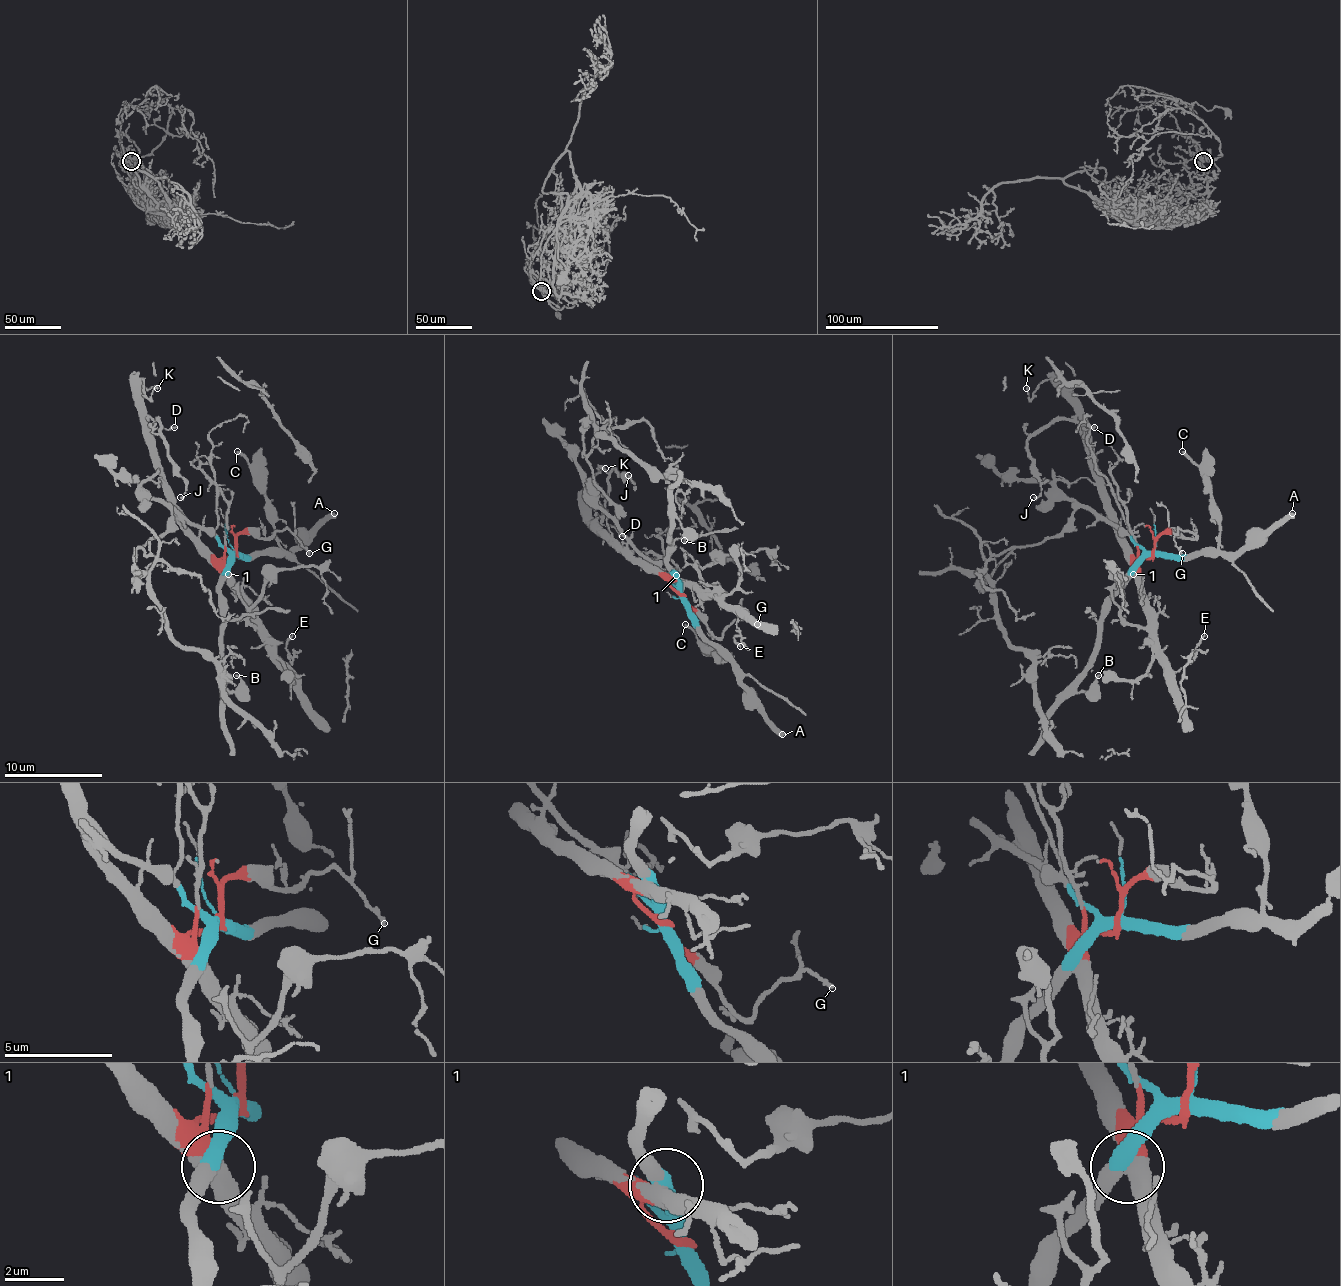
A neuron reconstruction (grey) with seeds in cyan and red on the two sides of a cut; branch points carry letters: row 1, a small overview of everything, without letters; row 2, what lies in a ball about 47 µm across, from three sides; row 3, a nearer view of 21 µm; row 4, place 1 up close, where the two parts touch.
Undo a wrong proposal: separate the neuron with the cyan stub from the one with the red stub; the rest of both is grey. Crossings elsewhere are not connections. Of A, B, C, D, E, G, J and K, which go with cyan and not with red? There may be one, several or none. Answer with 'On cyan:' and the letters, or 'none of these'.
On cyan: A, B, C

